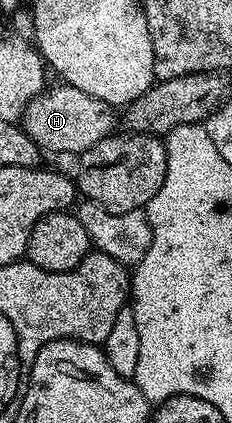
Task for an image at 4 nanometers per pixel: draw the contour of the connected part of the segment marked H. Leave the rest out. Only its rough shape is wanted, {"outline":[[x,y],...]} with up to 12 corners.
{"outline":[[58,85],[29,100],[40,151],[78,156],[116,133],[116,107]]}

